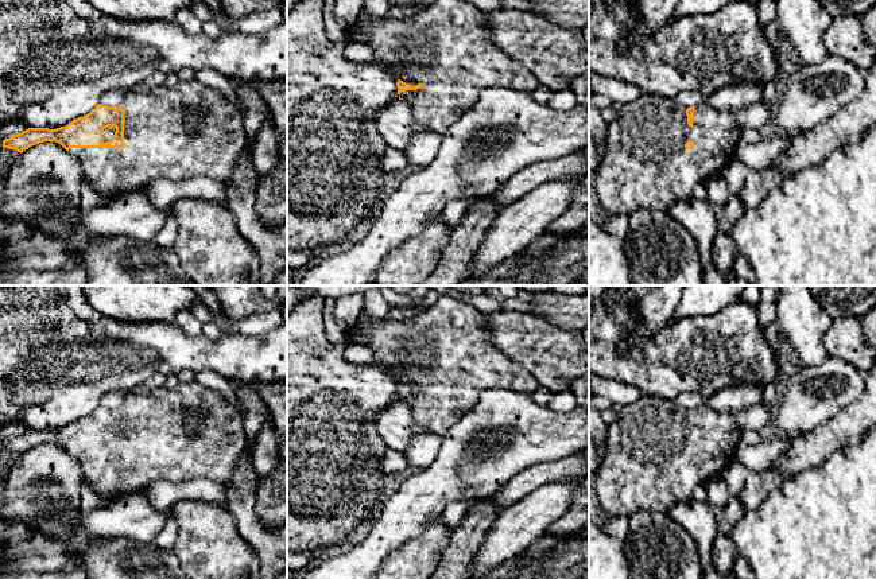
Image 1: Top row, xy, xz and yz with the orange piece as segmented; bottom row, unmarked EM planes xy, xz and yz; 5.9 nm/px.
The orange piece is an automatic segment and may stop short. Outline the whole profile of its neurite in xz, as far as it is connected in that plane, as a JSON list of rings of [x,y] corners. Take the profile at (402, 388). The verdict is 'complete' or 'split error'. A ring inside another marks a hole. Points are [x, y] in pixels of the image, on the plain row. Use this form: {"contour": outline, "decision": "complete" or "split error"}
{"contour": [[[443,295],[431,308],[402,320],[388,320],[385,318],[372,318],[361,314],[356,323],[344,325],[348,342],[353,334],[360,334],[360,345],[372,350],[373,365],[385,368],[395,378],[402,368],[403,372],[418,386],[412,388],[398,381],[399,401],[407,403],[412,408],[412,430],[415,434],[434,432],[443,435],[462,415],[469,412],[480,400],[484,390],[491,388],[508,388],[531,396],[540,386],[534,376],[520,364],[503,354],[489,339],[485,315],[473,306]]], "decision": "split error"}

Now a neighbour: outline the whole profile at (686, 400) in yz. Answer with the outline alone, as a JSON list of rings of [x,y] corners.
[[[683,392],[674,397],[672,401],[682,409],[687,411],[690,408],[705,405],[708,403],[708,399],[699,393]]]

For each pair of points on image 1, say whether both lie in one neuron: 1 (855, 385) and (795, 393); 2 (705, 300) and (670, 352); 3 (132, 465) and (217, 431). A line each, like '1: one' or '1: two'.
1: one
2: two
3: one

